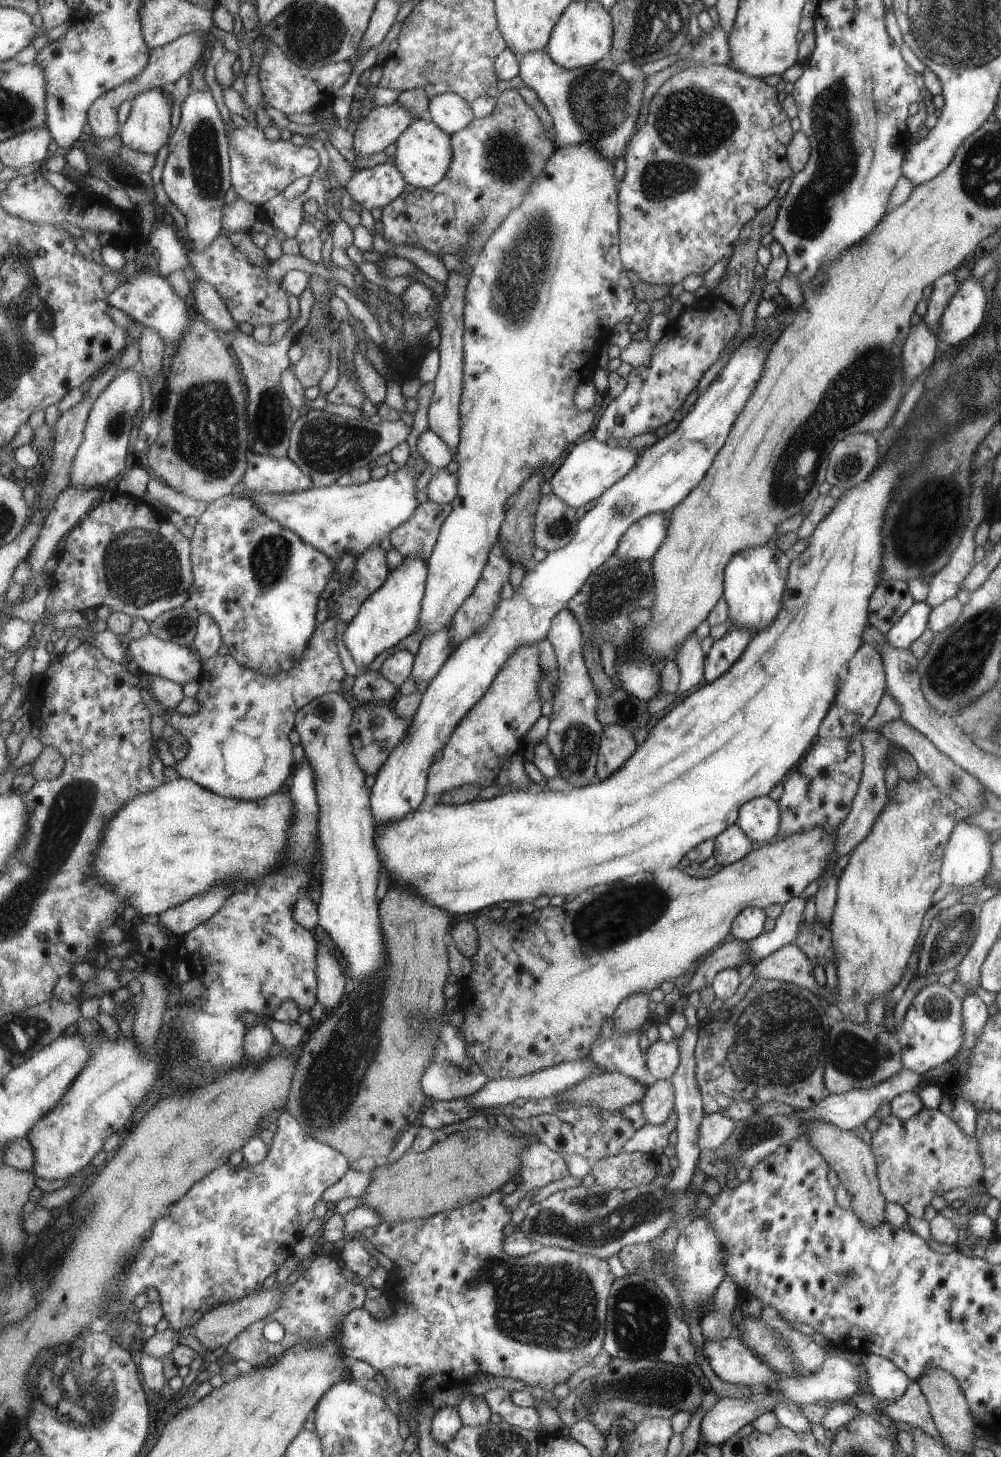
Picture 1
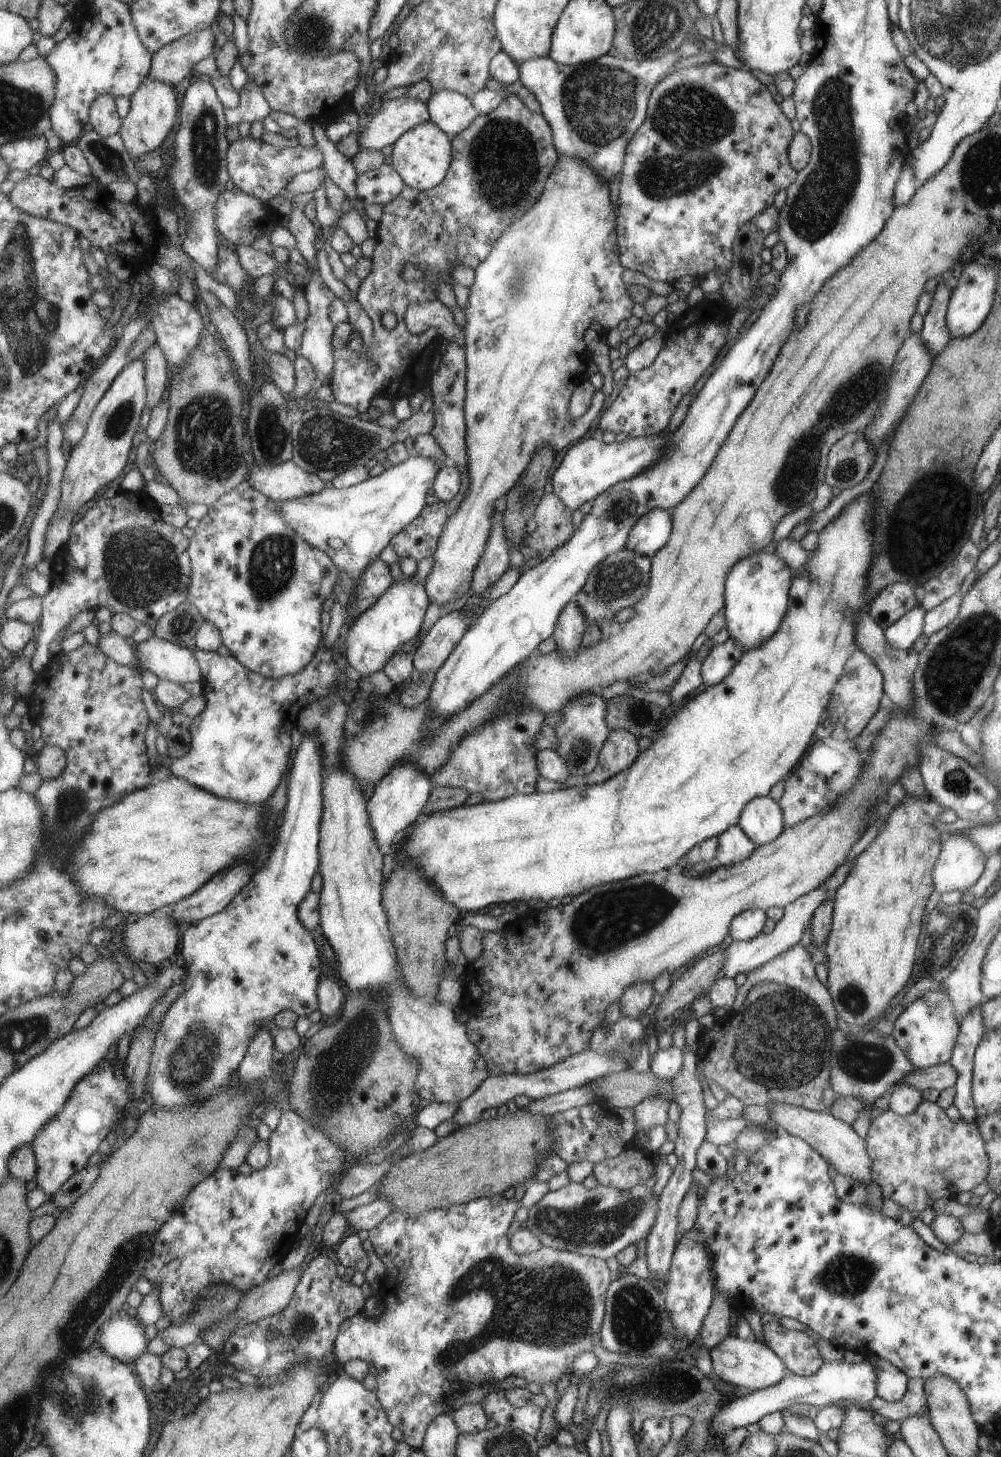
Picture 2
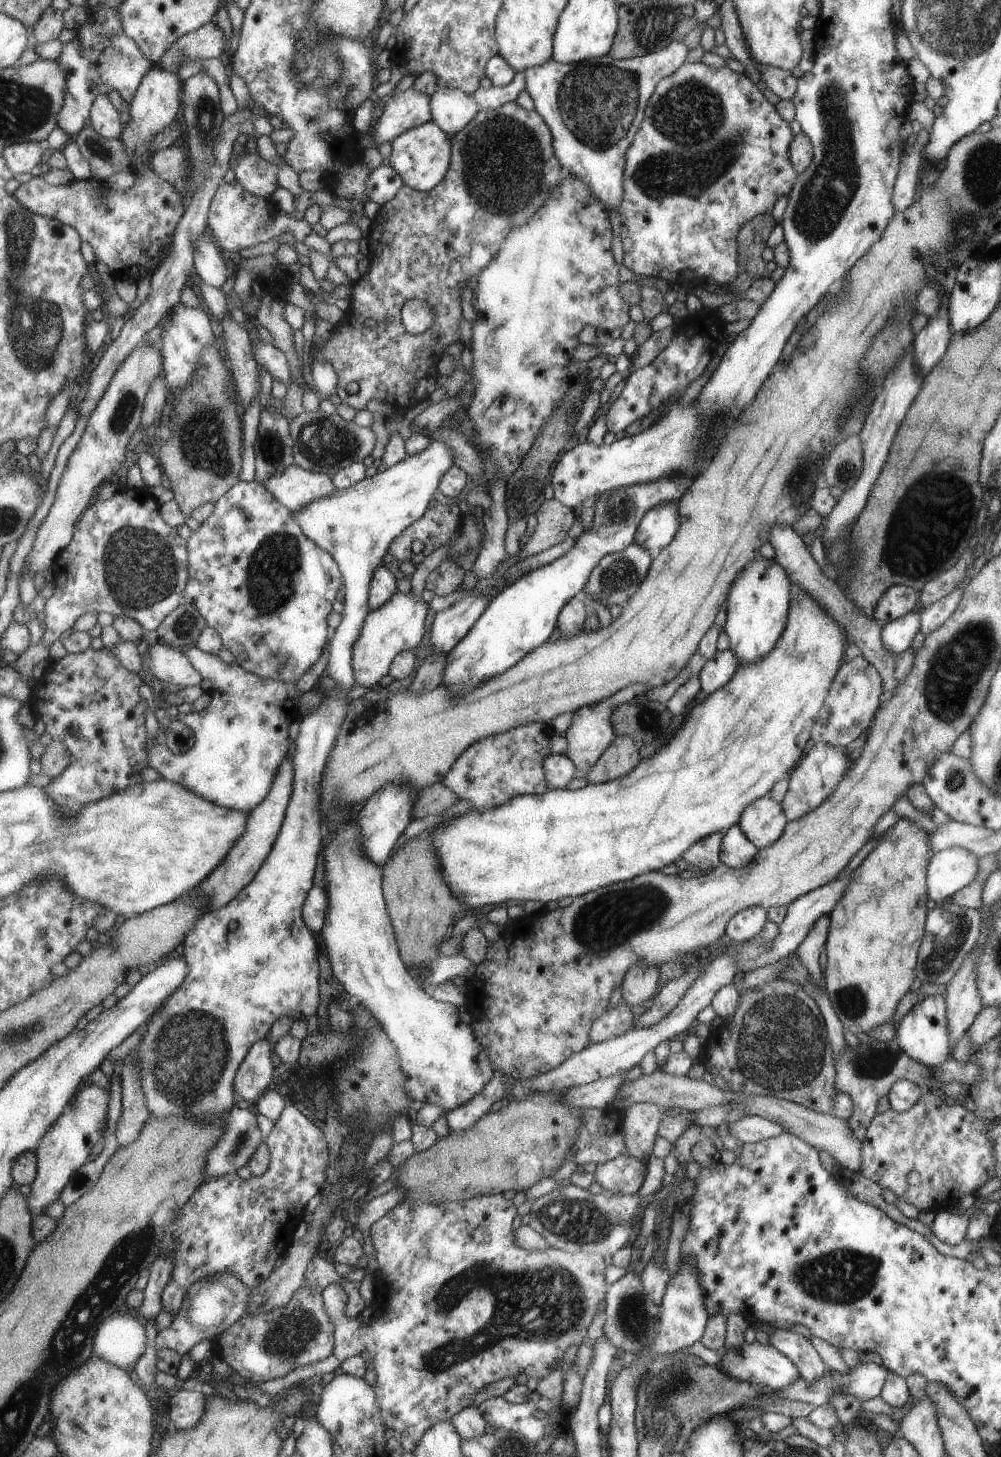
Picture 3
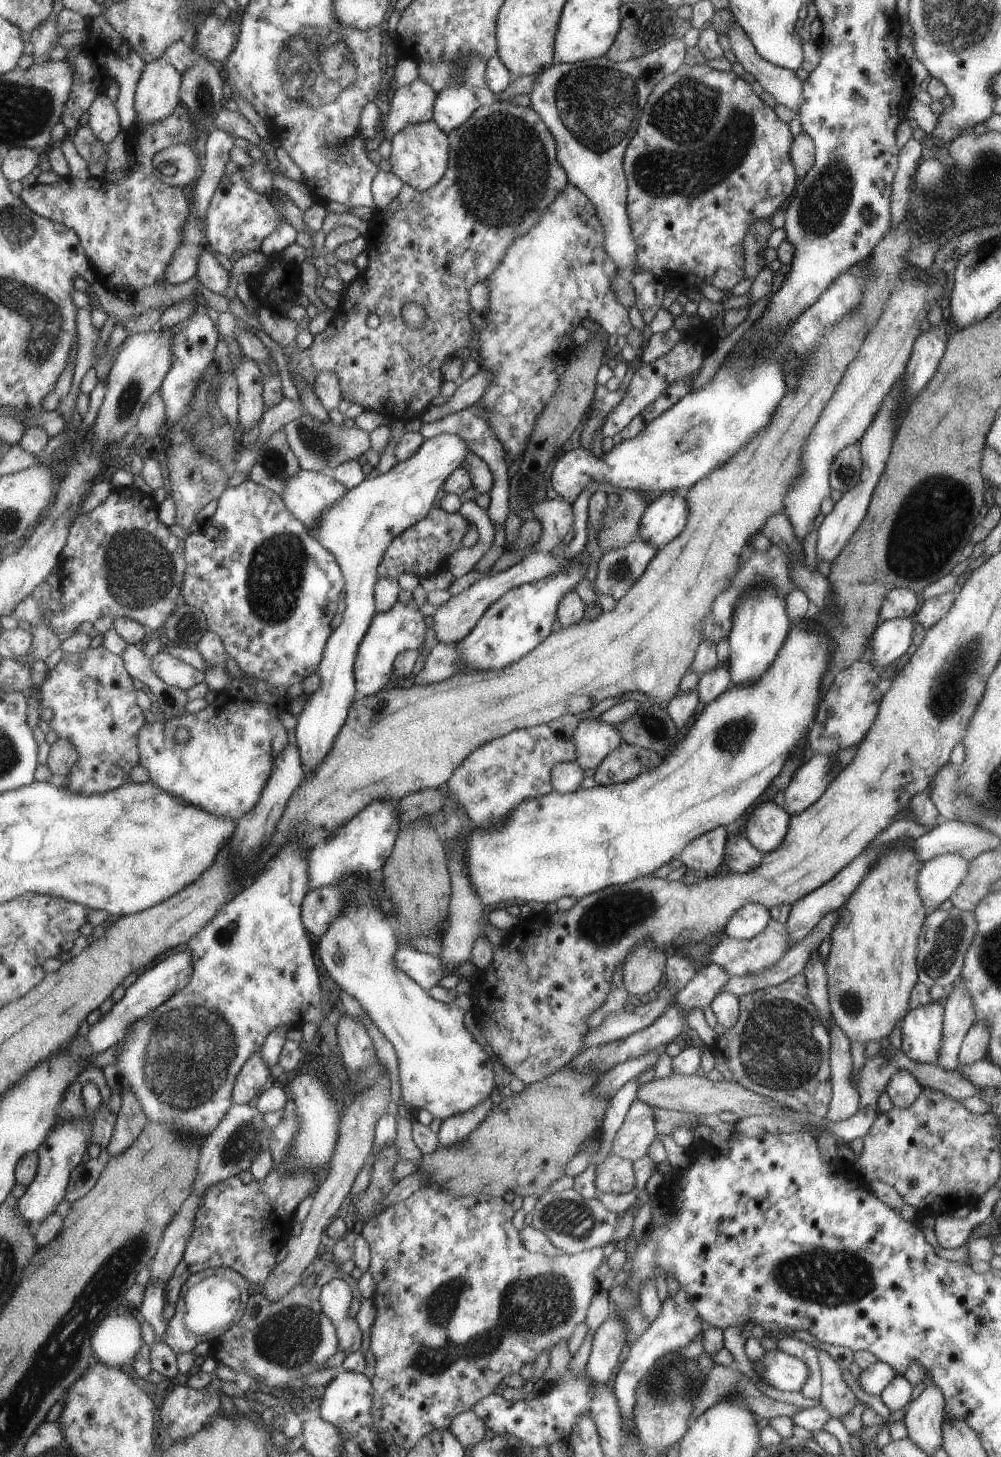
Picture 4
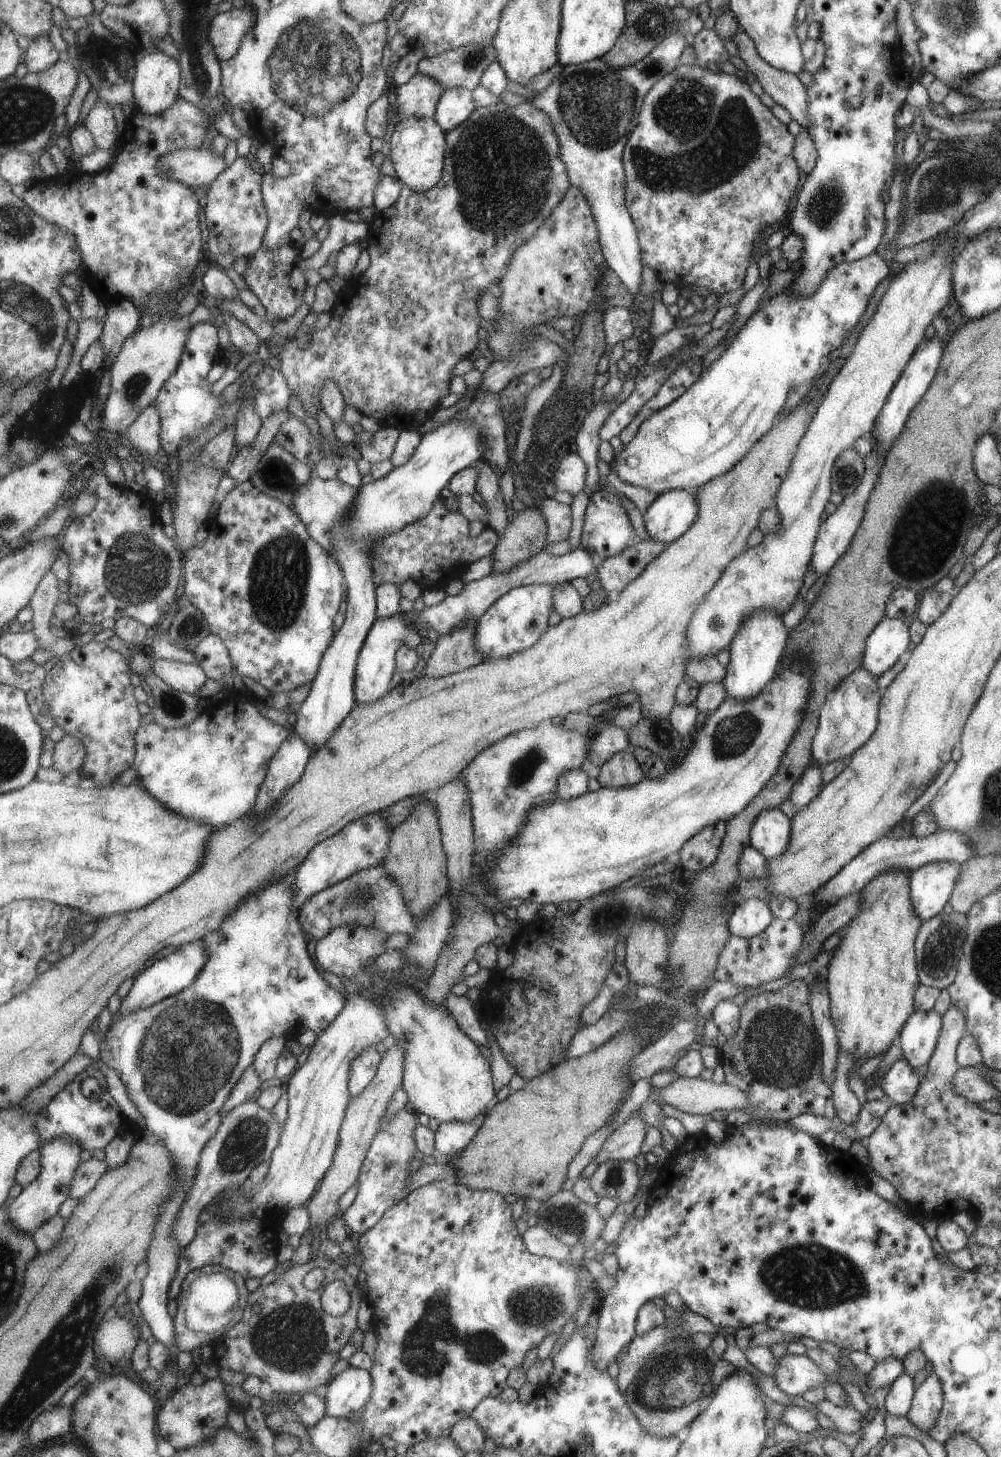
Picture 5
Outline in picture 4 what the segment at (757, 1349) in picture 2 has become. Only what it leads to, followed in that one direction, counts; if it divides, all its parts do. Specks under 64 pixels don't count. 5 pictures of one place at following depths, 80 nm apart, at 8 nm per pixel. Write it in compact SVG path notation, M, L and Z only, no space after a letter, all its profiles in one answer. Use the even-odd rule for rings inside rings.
M766 1351L750 1367L764 1381L765 1385L779 1391L799 1392L808 1376L805 1364L782 1351Z

